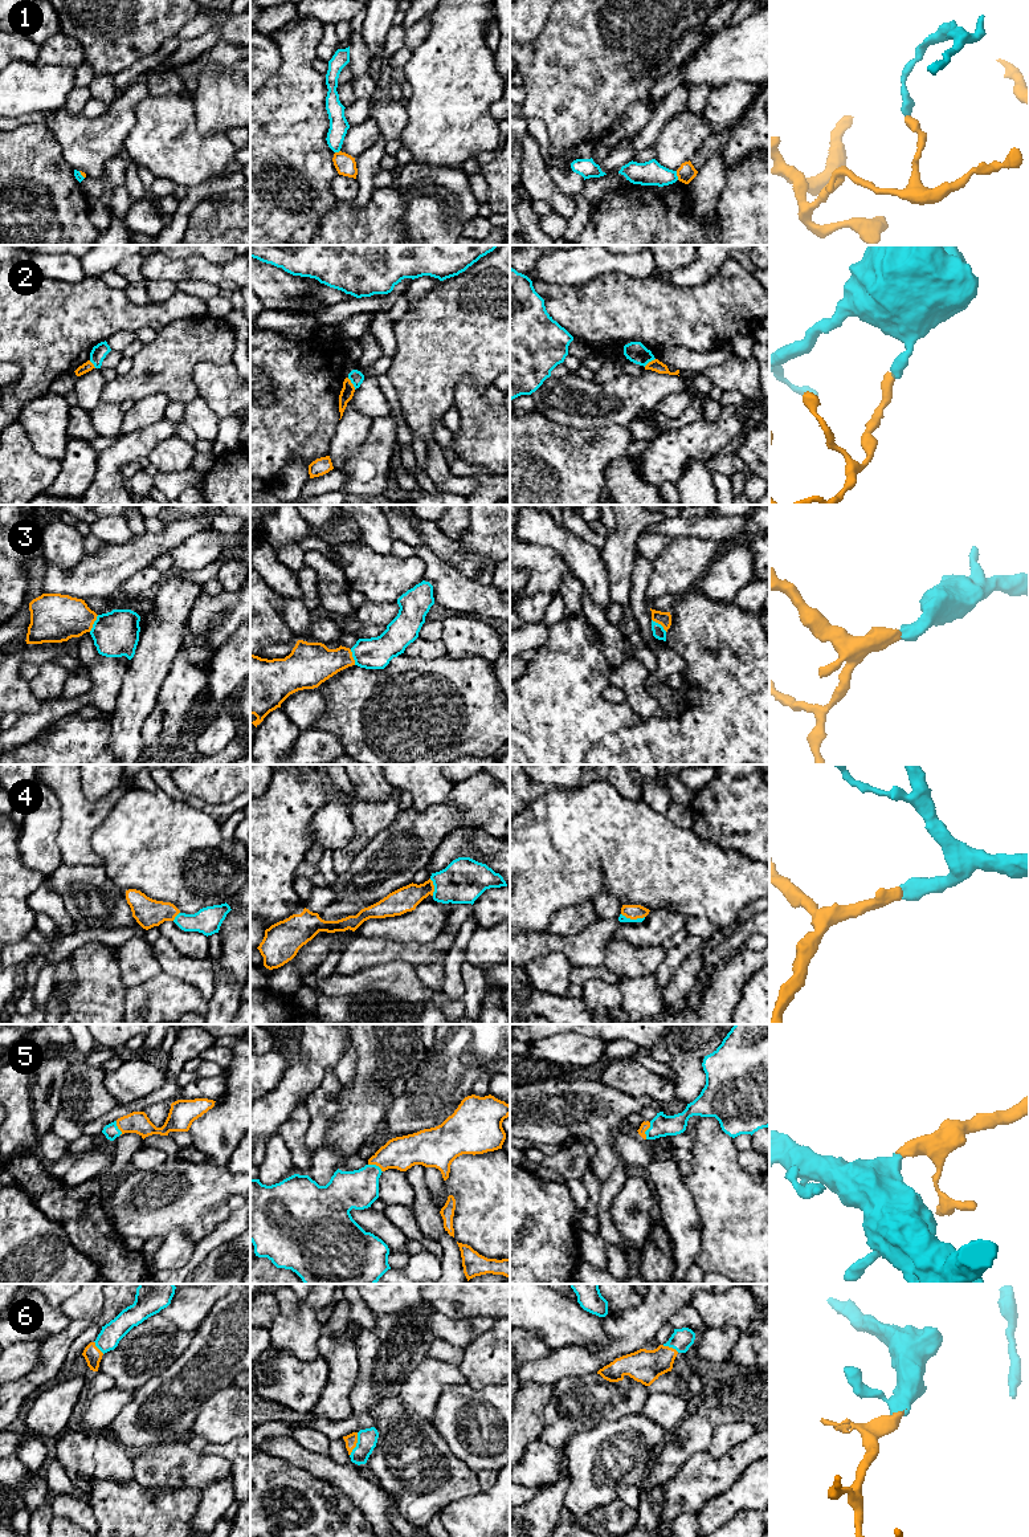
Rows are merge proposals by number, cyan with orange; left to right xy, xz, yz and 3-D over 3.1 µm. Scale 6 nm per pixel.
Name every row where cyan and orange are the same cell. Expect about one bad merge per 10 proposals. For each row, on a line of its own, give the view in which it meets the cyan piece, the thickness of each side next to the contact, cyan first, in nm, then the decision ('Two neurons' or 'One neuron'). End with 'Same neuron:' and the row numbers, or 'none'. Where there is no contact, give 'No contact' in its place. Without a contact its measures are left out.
1: Touches cyan in yz. Thickness 150 nm (cyan) against 110 nm. Two neurons
2: Touches cyan in xz. Thickness 90 nm (cyan) against 80 nm. Two neurons
3: Touches cyan in xy. Thickness 280 nm (cyan) against 300 nm. One neuron
4: Touches cyan in yz. Thickness 50 nm (cyan) against 90 nm. One neuron
5: Touches cyan in yz. Thickness 140 nm (cyan) against 50 nm. One neuron
6: Touches cyan in xz. Thickness 120 nm (cyan) against 70 nm. One neuron
Same neuron: 3, 4, 5, 6

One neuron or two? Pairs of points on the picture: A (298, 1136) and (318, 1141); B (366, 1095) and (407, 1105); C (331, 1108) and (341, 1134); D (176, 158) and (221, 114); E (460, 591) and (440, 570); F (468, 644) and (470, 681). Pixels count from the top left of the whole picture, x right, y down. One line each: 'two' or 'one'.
A: two
B: two
C: two
D: two
E: one
F: two

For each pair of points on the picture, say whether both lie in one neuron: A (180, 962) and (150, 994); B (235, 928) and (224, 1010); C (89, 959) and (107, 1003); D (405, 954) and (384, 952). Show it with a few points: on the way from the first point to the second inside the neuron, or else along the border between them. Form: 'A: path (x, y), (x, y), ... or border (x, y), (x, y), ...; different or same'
A: border (162, 970), (197, 987); different
B: path (235, 948), (235, 979), (228, 990); same
C: path (97, 970), (98, 993); same
D: path (400, 952), (390, 952); same

